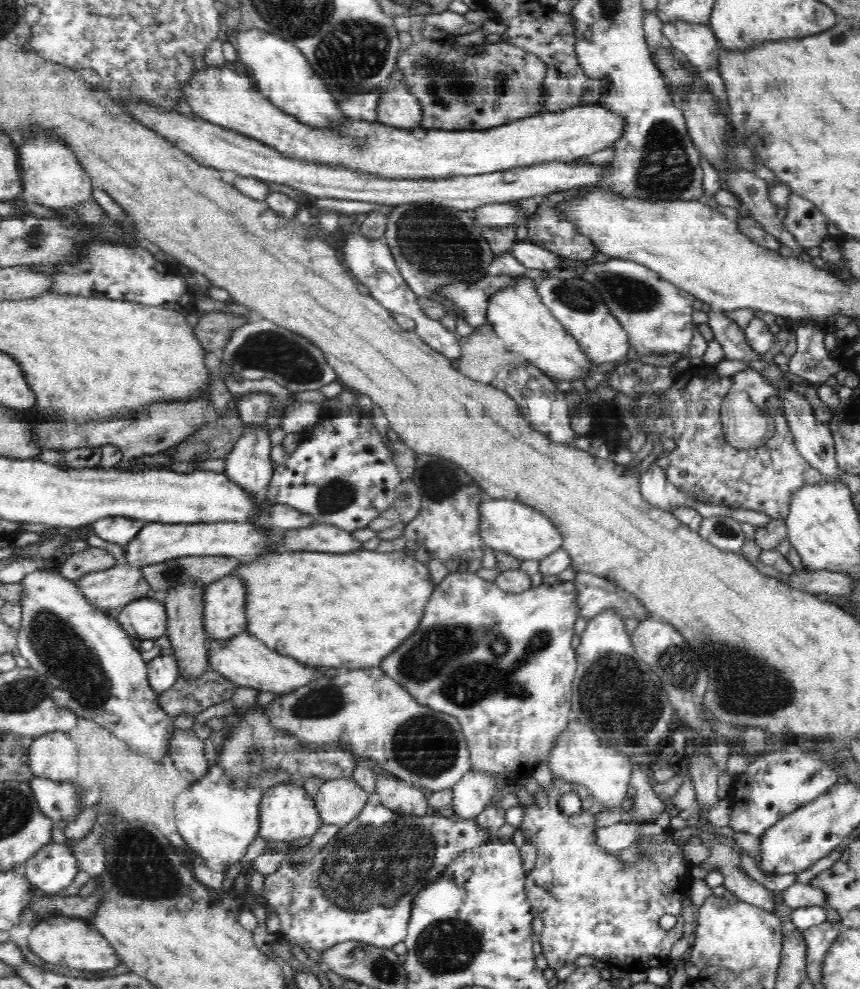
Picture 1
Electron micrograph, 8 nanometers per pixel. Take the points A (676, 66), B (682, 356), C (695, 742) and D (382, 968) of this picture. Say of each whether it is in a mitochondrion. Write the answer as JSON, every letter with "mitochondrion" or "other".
{"A":"other","B":"other","C":"other","D":"mitochondrion"}

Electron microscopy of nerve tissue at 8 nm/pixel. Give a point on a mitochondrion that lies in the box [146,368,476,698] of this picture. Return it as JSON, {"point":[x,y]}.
{"point":[441,484]}

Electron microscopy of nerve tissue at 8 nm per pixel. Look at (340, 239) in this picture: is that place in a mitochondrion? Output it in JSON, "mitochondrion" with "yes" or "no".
{"mitochondrion":"no"}

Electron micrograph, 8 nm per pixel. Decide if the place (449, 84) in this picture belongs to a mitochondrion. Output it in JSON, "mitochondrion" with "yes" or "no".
{"mitochondrion":"yes"}

